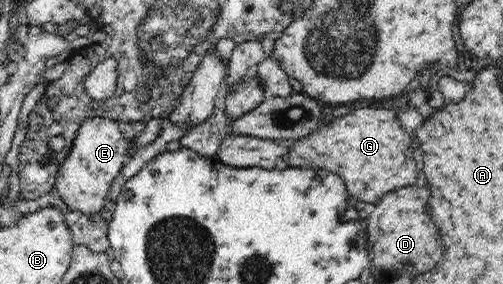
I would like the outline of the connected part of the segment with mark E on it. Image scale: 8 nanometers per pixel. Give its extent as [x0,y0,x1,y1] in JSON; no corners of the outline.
[54,117,128,215]

